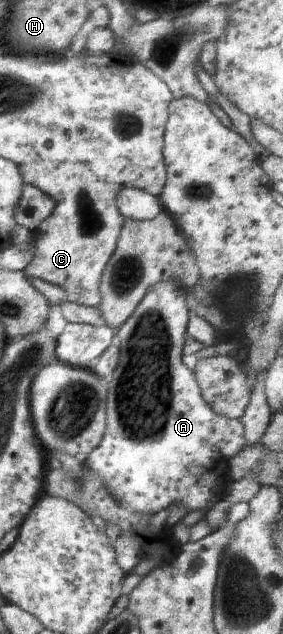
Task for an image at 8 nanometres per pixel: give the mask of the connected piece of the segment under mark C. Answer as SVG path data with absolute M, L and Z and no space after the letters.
M50 160L36 161L31 164L20 164L21 177L44 193L53 198L56 207L52 215L36 229L38 239L35 241L35 252L31 262L25 267L26 277L38 277L52 285L57 285L65 291L65 299L69 302L97 307L101 304L100 281L105 265L109 262L117 249L117 243L126 222L126 218L117 208L117 197L122 187L114 182L106 182L100 179L90 169L89 165L62 160L51 162Z

